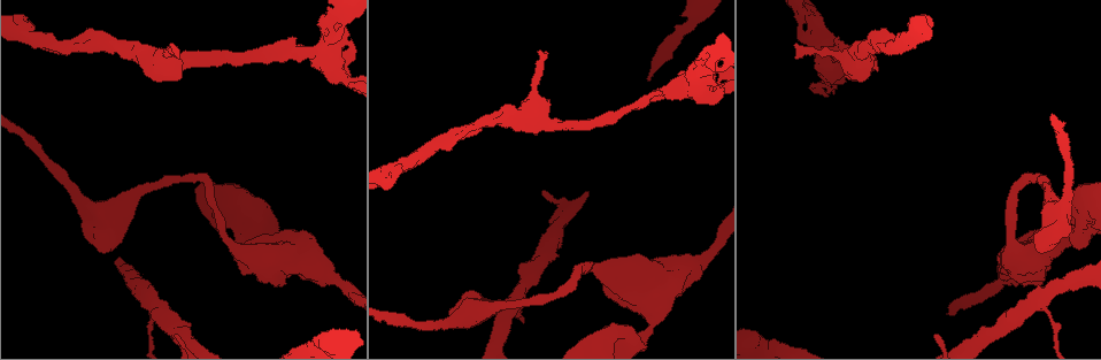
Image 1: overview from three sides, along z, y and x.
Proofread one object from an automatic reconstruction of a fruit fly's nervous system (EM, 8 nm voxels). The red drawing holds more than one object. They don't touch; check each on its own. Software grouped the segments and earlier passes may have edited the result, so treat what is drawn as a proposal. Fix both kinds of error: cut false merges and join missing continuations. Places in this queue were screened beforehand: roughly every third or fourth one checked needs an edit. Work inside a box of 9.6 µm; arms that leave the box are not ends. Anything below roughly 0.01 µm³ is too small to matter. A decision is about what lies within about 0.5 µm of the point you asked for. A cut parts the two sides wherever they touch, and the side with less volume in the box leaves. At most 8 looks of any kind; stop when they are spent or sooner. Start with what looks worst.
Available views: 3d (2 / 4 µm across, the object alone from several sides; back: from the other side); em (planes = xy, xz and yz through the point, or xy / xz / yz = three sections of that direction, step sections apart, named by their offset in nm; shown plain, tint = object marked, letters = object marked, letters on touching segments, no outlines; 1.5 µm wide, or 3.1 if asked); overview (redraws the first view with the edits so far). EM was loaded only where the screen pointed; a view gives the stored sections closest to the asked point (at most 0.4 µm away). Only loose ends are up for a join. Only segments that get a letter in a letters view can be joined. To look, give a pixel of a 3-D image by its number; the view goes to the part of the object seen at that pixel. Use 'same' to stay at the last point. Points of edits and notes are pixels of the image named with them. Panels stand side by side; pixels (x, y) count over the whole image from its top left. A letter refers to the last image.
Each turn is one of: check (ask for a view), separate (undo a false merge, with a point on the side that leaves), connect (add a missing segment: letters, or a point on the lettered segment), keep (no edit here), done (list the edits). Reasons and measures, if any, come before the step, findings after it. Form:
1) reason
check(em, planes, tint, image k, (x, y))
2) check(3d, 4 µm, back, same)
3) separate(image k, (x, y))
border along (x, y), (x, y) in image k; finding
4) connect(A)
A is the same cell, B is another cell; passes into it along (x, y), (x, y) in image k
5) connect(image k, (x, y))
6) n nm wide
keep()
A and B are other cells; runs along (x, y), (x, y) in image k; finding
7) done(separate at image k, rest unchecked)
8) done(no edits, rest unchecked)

sudden change in width
check(em, planes, tint, image 1, (102, 222))

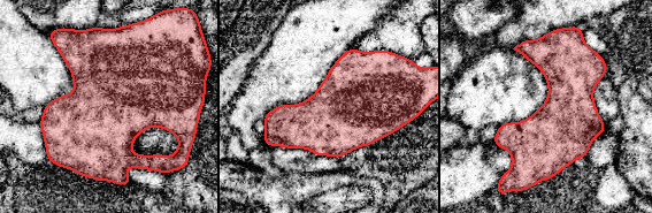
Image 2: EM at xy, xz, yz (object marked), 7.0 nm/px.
see the neighbours
check(em, planes, letters, same)

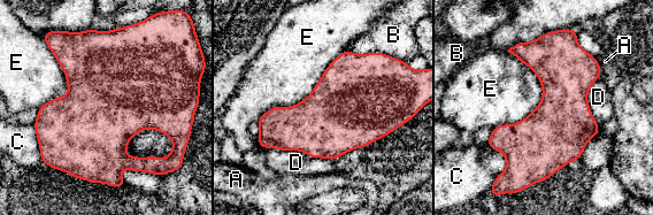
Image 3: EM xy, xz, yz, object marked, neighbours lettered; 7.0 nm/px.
keep()
A, B, C, D and E are other cells; all the same neuron

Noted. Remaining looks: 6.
abrupt turn
check(em, xz, step 8, plain, image 1, (345, 13))

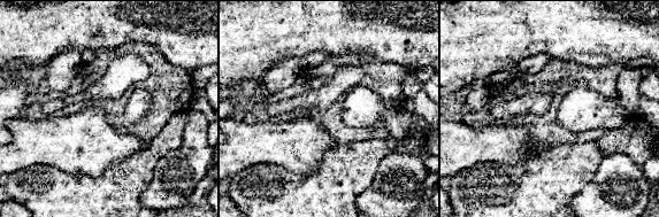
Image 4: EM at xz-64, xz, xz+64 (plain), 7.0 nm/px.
see the neighbours
check(em, xz, step 8, letters, same)

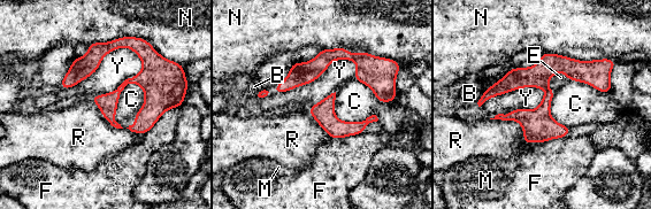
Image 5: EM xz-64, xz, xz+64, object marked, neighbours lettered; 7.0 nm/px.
keep()
B, C, E, F, M, N, R and Y are other cells; border along (143, 62), (117, 47), (63, 90) in image 5; all the same neuron

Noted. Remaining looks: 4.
thick turns thin
check(3d, 4 µm, image 1, (651, 319))

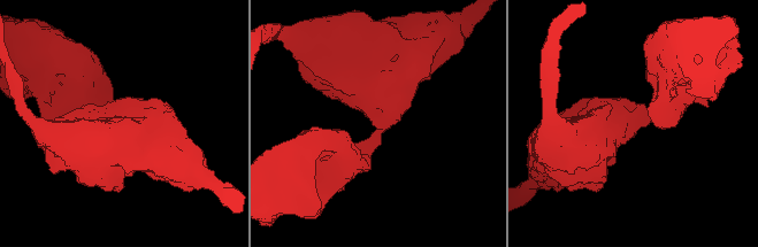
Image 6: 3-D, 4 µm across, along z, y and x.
shape alone is not enough
check(em, planes, tint, image 6, (636, 120))

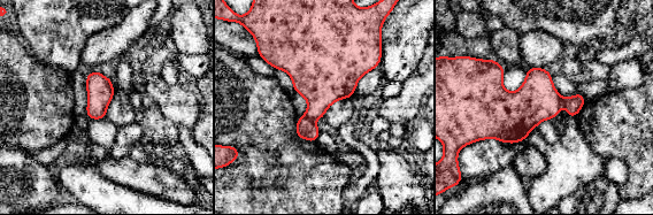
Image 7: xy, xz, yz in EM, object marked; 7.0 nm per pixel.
what lies round it
check(em, planes, letters, same)

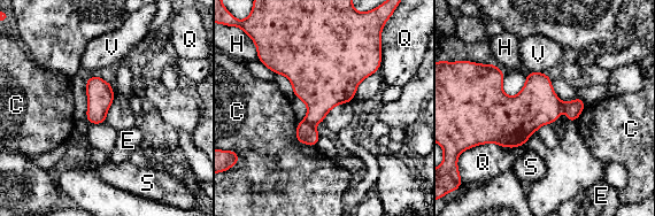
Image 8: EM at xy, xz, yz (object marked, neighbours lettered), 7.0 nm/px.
separate(image 8, (306, 133))
C, E, H, Q, S and V are other cells; border along (303, 120), (313, 125) in image 8; a second neuron is stuck on

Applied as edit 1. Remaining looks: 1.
done(separate at image 8, rest unchecked)

